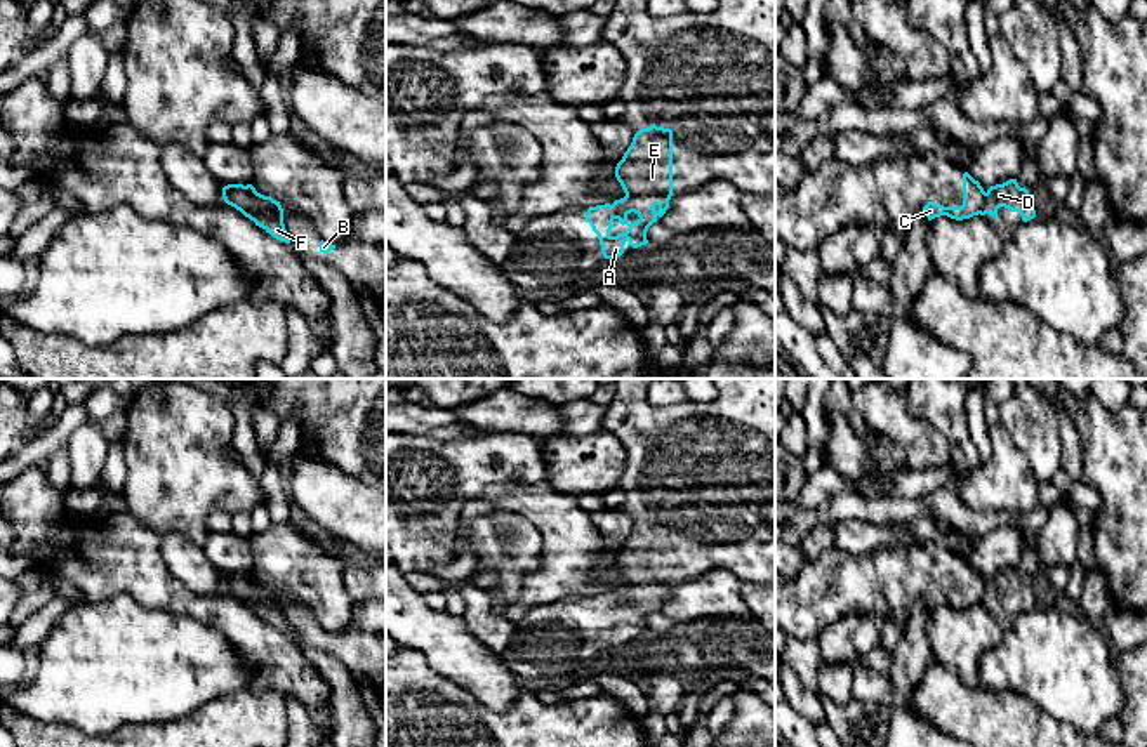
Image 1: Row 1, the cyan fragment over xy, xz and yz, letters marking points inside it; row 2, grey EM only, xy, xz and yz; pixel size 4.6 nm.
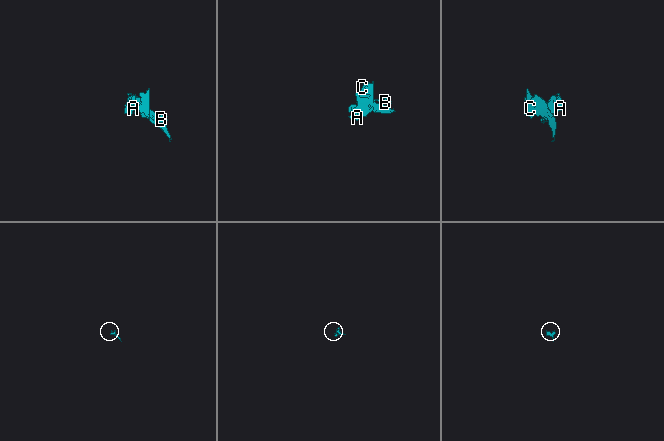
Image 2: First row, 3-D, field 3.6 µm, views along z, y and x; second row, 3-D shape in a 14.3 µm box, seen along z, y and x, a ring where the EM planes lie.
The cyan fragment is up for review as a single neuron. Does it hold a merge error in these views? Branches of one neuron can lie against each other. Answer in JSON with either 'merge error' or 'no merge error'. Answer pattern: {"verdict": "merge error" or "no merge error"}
{"verdict": "merge error"}

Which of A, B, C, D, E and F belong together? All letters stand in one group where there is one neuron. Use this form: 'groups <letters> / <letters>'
groups A D F / B C E

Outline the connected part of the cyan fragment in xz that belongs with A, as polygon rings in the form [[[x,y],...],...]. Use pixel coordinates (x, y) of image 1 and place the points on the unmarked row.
[[[626,584],[612,594],[589,596],[586,610],[598,624],[605,648],[615,648],[624,643],[624,634],[633,638],[646,634],[646,620],[669,598],[669,584]]]

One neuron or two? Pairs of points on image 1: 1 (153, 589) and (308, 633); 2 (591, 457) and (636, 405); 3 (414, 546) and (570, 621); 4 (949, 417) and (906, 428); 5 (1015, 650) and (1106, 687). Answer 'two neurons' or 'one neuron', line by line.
1: two neurons
2: two neurons
3: two neurons
4: two neurons
5: one neuron

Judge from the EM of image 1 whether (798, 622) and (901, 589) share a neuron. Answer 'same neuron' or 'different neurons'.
same neuron

